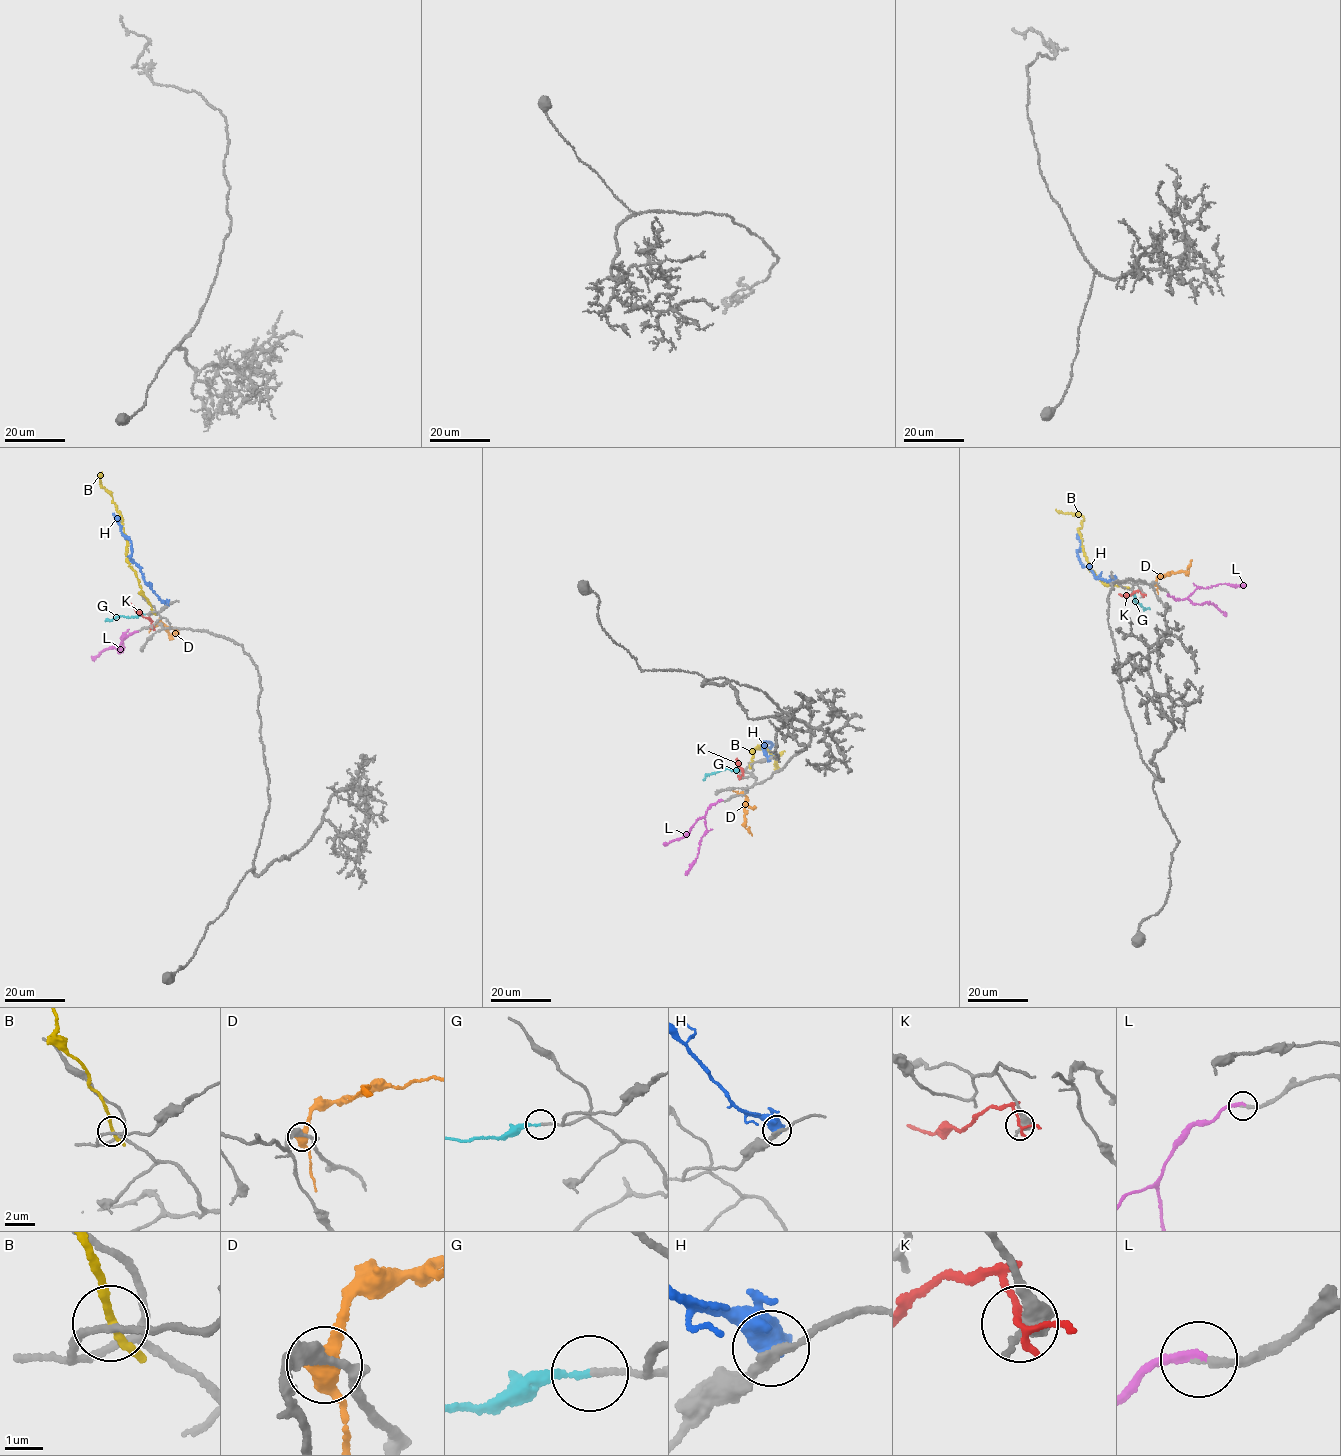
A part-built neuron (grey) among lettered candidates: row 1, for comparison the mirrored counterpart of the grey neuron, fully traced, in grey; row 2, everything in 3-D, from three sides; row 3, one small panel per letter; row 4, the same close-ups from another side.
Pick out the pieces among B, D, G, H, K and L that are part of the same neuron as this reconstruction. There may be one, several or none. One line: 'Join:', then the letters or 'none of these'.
Join: G, L

